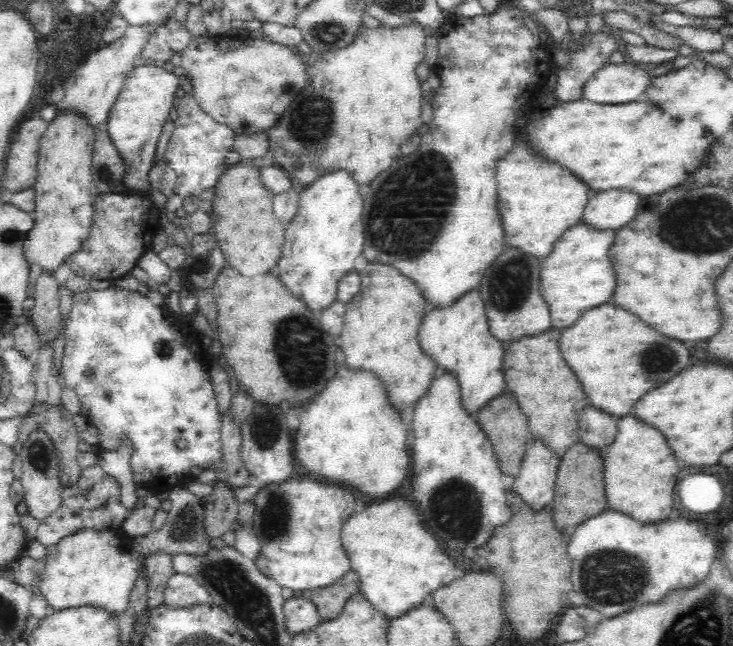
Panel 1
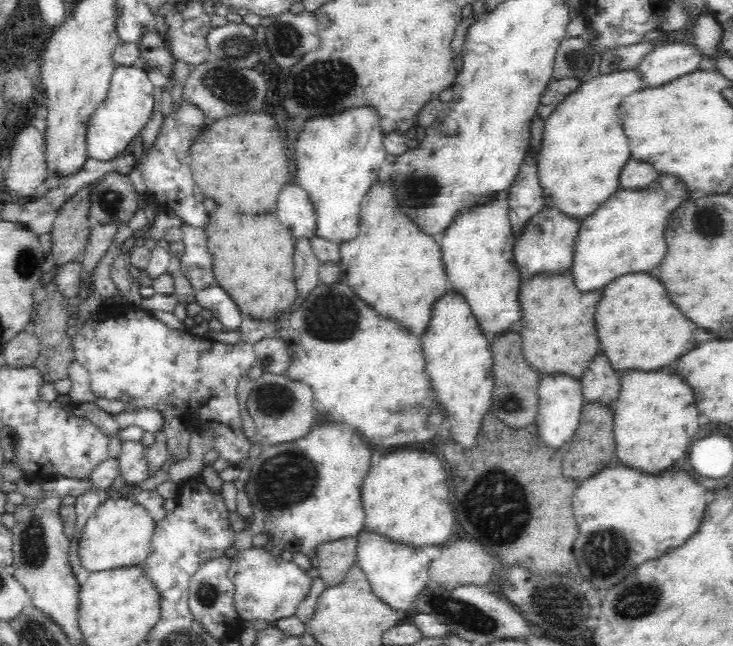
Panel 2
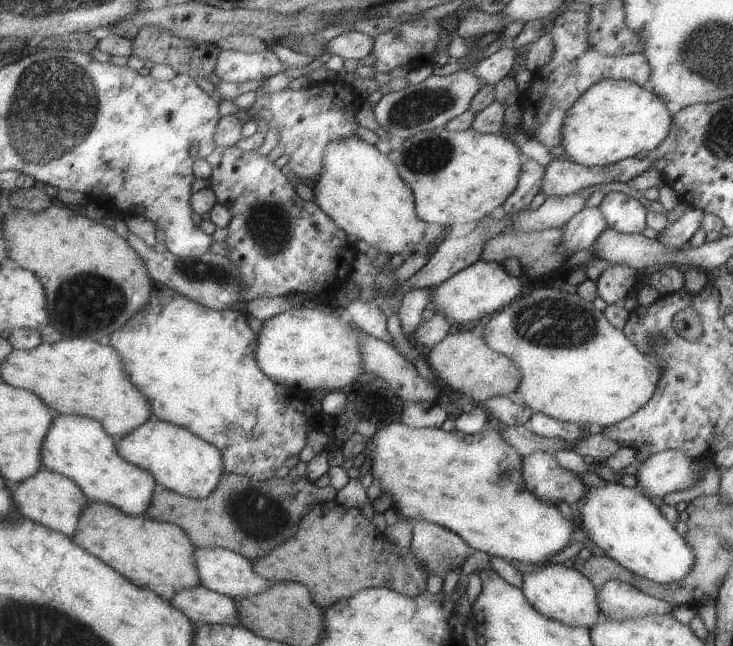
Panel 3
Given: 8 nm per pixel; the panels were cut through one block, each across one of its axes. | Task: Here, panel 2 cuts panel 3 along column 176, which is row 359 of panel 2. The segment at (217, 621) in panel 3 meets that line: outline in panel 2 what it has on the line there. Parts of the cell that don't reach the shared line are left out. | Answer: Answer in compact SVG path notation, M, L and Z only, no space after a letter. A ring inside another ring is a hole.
M601 353L589 362L579 381L585 404L611 406L618 398L621 387L619 373L614 372L610 361Z

